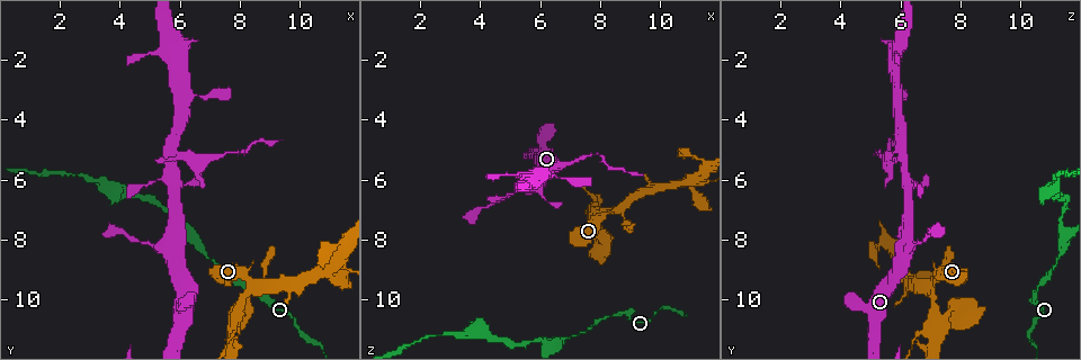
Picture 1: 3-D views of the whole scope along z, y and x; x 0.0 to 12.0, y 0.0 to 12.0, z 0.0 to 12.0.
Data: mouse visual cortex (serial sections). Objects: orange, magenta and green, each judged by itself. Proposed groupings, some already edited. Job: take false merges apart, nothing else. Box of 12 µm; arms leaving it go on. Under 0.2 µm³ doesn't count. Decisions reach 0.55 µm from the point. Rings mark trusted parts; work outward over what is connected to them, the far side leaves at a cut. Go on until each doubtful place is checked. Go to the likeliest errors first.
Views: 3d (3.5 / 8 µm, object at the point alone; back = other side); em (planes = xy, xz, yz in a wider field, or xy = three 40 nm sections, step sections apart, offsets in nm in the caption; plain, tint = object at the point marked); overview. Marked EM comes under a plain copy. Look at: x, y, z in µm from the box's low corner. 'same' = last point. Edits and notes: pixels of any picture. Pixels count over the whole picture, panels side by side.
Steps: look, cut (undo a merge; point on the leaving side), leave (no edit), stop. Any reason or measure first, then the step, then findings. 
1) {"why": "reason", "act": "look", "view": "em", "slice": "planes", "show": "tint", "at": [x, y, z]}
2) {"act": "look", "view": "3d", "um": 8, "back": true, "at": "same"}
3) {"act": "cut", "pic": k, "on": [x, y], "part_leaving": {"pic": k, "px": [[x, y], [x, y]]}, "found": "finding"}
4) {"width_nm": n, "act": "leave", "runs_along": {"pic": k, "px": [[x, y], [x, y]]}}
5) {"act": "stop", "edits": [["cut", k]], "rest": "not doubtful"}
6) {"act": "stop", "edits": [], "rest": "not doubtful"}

{"why": "thin neck", "act": "look", "view": "3d", "um": 3.5, "at": [5.7, 4.9, 6.0]}

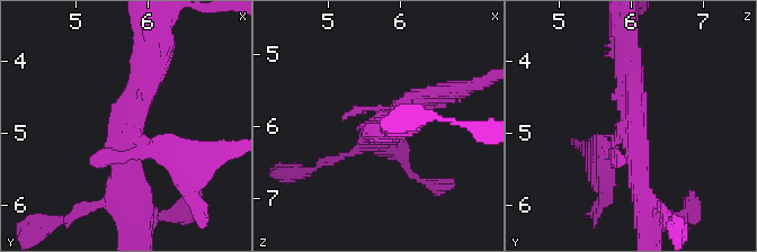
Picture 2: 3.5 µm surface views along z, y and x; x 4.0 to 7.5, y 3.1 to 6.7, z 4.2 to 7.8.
{"why": "now the EM", "act": "look", "view": "em", "slice": "xy", "step": 3, "show": "tint", "at": [5.70, 4.95, 6.00]}

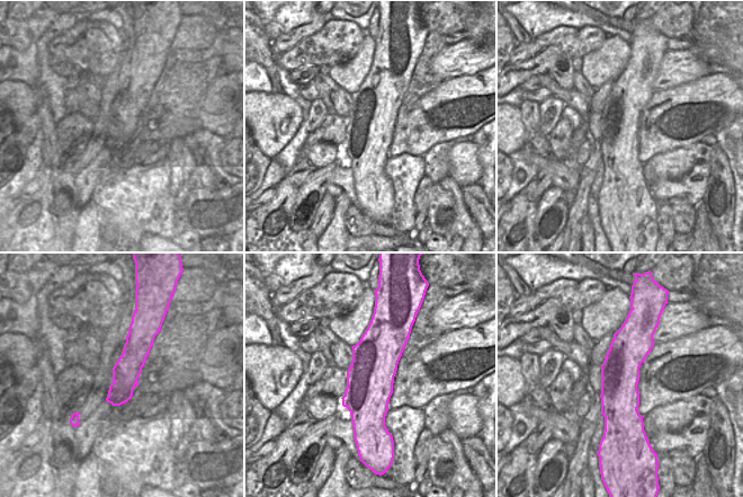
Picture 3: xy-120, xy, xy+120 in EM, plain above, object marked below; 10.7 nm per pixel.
{"act": "cut", "pic": 2, "on": [178, 142], "part_leaving": {"pic": 2, "px": [[145, 141], [170, 162], [235, 147]]}, "found": "a second cell is stuck on"}

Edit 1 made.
{"why": "redraw", "act": "look", "view": "overview"}

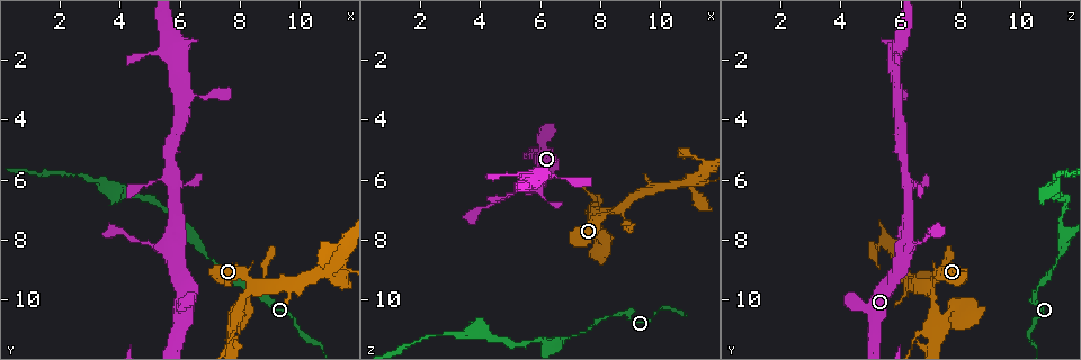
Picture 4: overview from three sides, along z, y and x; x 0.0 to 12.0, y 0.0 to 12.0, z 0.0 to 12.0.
{"why": "three arms meet", "act": "look", "view": "3d", "um": 8, "at": [8.4, 9.4, 7.0]}

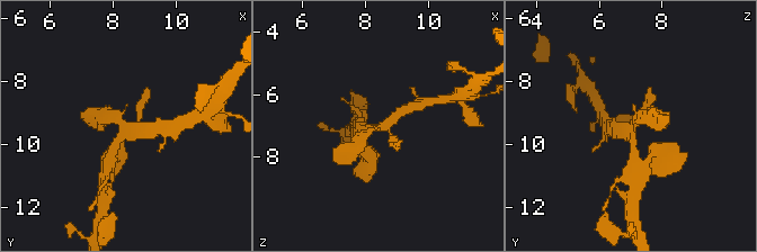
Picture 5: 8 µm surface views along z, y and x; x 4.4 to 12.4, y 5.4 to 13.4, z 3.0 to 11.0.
{"act": "look", "view": "em", "slice": "xy", "step": 3, "show": "tint", "at": [8.5, 9.3, 7.0]}

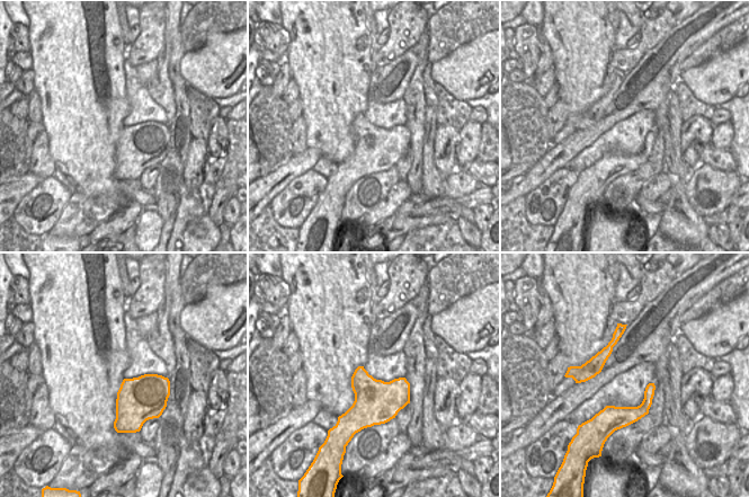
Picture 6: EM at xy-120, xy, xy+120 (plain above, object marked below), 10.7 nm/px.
{"act": "leave", "runs_along": {"pic": 5, "px": [[356, 145], [408, 108]]}, "found": "one cell here"}

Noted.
{"why": "abrupt turn", "act": "look", "view": "3d", "um": 8, "at": [7.9, 10.4, 7.2]}

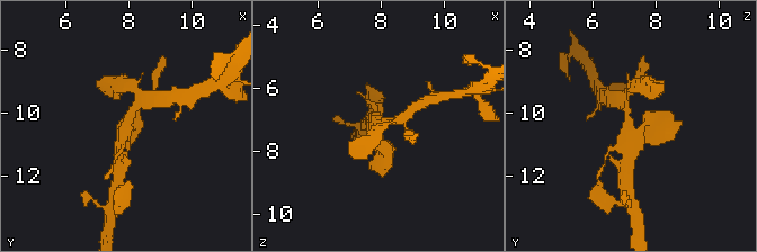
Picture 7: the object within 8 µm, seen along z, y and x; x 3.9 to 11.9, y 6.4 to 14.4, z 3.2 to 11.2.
{"why": "now the EM", "act": "look", "view": "em", "slice": "planes", "show": "tint", "at": [7.8, 10.5, 7.2]}

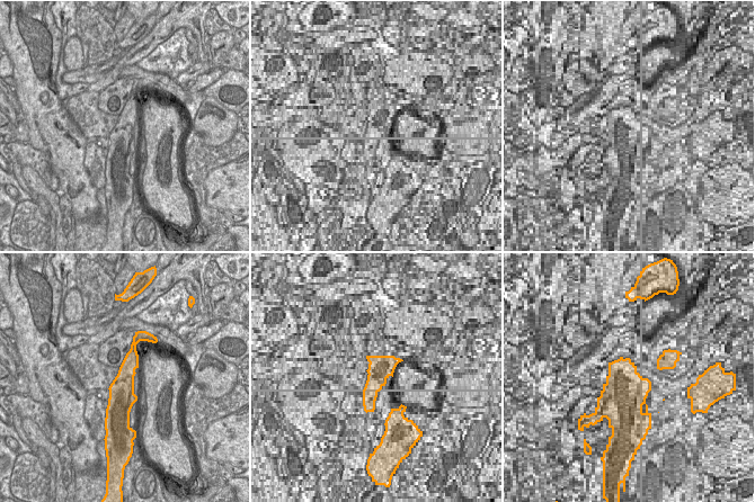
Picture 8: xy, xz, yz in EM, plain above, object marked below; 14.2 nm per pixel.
{"arm_widths_nm": [150, 250, 300, 400], "act": "leave", "found": "one cell here"}

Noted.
{"why": "thick turns thin", "act": "look", "view": "3d", "um": 3.5, "back": true, "at": [3.2, 6.1, 11.2]}

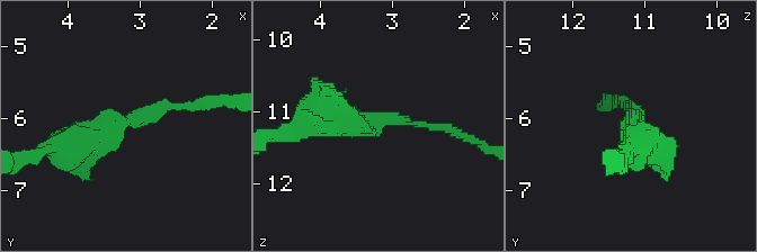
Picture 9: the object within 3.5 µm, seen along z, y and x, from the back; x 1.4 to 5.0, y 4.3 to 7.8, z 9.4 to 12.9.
{"arm_widths_nm": [150, 450], "act": "look", "view": "em", "slice": "xy", "step": 3, "show": "tint", "at": [3.20, 6.00, 11.10]}

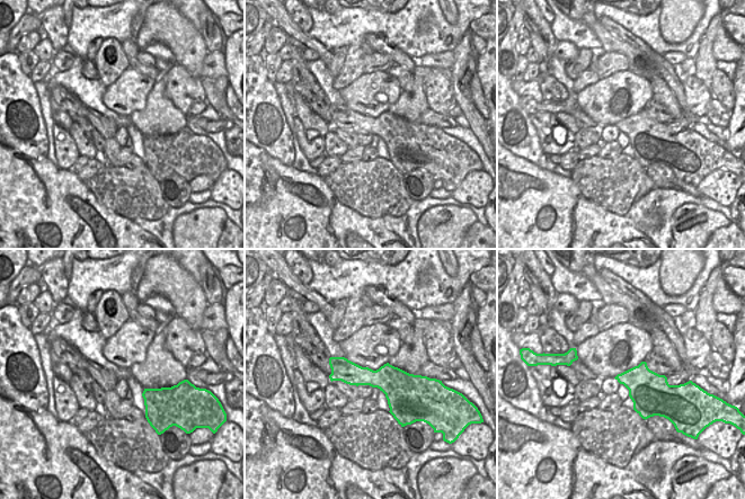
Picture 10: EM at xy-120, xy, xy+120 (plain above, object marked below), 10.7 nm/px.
{"act": "leave", "runs_along": {"pic": 10, "px": [[331, 361], [355, 375], [419, 382]]}, "found": "continuous, no second cell"}

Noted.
{"act": "stop", "edits": [["cut", 2]], "rest": "not doubtful"}

